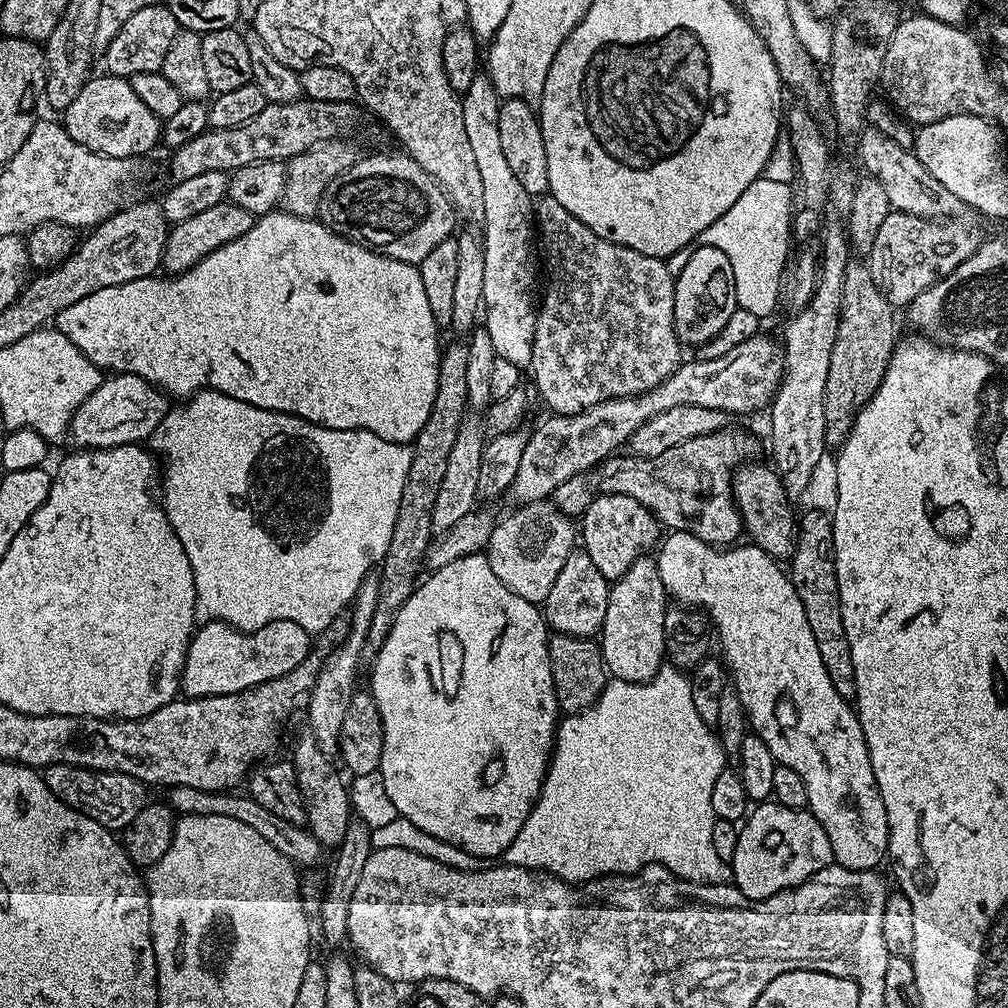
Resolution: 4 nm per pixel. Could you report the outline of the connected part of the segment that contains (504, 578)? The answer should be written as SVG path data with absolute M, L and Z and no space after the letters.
M535 500L533 504L521 504L513 509L493 523L486 555L506 590L540 606L554 587L566 558L577 547L578 532L572 529L573 521L548 500Z

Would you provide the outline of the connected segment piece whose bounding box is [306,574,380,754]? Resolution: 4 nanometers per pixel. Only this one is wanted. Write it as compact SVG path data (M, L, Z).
M369 574L362 582L362 586L356 592L356 598L350 605L352 621L348 624L348 637L337 643L327 653L324 667L321 668L318 678L312 687L312 693L308 699L306 717L313 739L324 753L332 754L340 747L340 731L342 730L342 718L346 718L346 710L350 706L350 698L357 692L356 667L362 664L364 643L366 634L370 630L370 618L374 616L374 606L378 606L378 590L380 581L375 575Z

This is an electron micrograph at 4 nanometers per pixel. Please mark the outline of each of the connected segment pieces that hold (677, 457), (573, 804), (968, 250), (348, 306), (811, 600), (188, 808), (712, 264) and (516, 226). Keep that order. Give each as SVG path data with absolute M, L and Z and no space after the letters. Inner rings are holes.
M729 426L714 434L678 442L678 446L670 446L670 450L654 458L642 458L631 454L608 456L594 469L597 493L605 496L622 494L634 498L634 502L642 502L642 506L656 513L657 520L665 529L689 532L694 534L694 538L707 544L735 545L741 539L739 536L742 536L742 525L740 512L736 509L736 499L732 497L732 477L741 464L755 457L752 455L756 452L756 444L746 433L735 432L734 428Z
M662 666L658 674L645 684L622 682L615 678L605 684L600 699L594 701L584 712L574 712L565 715L559 721L556 738L548 766L548 775L544 778L544 785L540 787L540 799L532 807L532 813L526 818L522 830L518 830L518 838L510 842L502 857L505 865L529 870L543 870L545 873L558 876L569 882L583 882L595 880L598 876L615 876L617 874L631 874L639 872L648 864L661 864L669 868L676 876L689 880L695 884L726 884L732 880L732 869L729 864L722 862L714 850L714 822L716 815L710 806L710 793L714 790L714 778L722 774L726 766L724 747L720 745L720 738L702 718L698 718L698 710L694 710L692 685L689 677L681 669Z
M892 210L888 217L883 219L882 226L875 235L873 249L866 255L866 263L868 269L872 271L872 277L878 290L882 290L882 294L891 304L906 306L911 300L918 298L918 294L922 294L927 288L934 286L954 270L958 270L958 266L962 266L962 262L966 262L966 258L970 258L970 254L978 251L982 243L982 235L980 236L978 229L971 228L962 221L963 219L960 218L927 220L921 216L895 210Z
M273 210L259 217L256 224L246 230L246 234L234 238L234 242L226 242L226 246L218 246L190 270L179 274L138 278L122 286L106 286L102 290L94 290L94 294L86 294L86 298L74 302L74 306L66 306L66 310L56 315L54 328L55 331L66 334L66 338L70 338L70 342L74 342L74 346L78 346L78 350L90 358L95 368L109 368L107 371L112 374L132 372L156 385L161 393L169 397L187 398L209 388L230 398L250 402L250 406L258 406L262 410L285 412L287 416L297 416L323 428L366 430L395 444L411 445L415 441L422 426L426 426L426 418L430 418L434 394L438 394L442 343L440 344L440 336L436 333L438 325L434 314L430 314L430 302L426 302L426 290L422 287L419 267L401 260L392 260L382 252L345 240L320 223L319 219L291 216L283 210Z
M812 508L809 512L799 513L796 553L790 558L791 564L792 585L798 598L802 598L802 610L806 610L806 622L810 622L814 642L818 642L818 654L822 654L822 666L826 666L826 674L830 674L830 682L834 682L834 690L838 690L838 694L844 700L855 701L854 662L840 609L840 587L834 554L834 526L831 515L827 511Z
M178 786L171 789L172 800L170 799L170 804L180 816L225 816L226 818L234 818L238 822L246 822L246 826L250 826L250 830L258 830L258 834L262 834L262 838L266 838L266 842L270 842L270 846L274 846L274 850L278 850L278 854L286 857L293 866L319 862L322 845L315 840L307 827L291 824L274 814L270 814L270 810L258 806L258 802L254 802L252 797L247 794L235 796L236 794L232 790L207 792L190 786Z
M700 244L692 248L690 262L675 273L674 279L674 330L681 345L699 346L710 342L710 338L730 322L730 314L738 307L730 258L714 246Z
M478 74L474 82L470 82L470 90L462 96L462 119L466 125L466 138L476 159L482 177L482 198L486 202L486 214L482 225L485 254L485 270L483 271L483 303L482 327L490 334L490 342L494 342L497 356L506 358L506 362L514 362L521 370L527 369L534 354L534 326L538 311L538 284L536 288L536 272L532 269L532 248L534 252L534 200L522 190L518 178L510 170L502 151L502 141L498 135L498 110L502 103L501 96L488 81L487 75Z

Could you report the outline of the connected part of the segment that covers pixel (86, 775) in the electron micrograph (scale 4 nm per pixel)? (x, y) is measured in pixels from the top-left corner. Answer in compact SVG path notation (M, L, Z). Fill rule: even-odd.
M51 764L42 772L44 784L66 806L94 818L104 828L122 830L149 803L149 789L138 778L121 772L91 772L76 764Z

